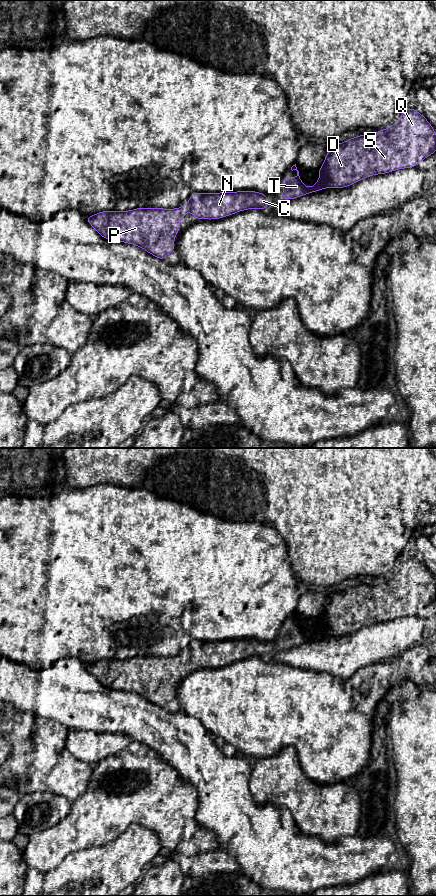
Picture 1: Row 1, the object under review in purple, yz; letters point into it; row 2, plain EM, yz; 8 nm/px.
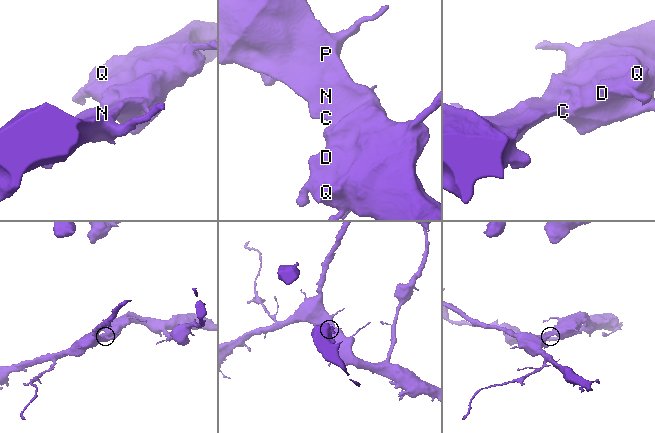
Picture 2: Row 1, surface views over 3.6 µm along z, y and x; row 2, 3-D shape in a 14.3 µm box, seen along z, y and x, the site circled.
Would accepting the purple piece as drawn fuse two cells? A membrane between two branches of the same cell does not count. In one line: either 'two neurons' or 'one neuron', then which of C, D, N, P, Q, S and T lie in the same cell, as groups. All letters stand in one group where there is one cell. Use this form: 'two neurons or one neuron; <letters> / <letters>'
one neuron; C D N P Q S T

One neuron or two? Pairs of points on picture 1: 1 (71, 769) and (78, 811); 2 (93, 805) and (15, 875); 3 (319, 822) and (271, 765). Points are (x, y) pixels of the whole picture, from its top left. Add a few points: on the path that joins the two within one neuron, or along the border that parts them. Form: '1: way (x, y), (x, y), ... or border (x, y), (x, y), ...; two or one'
1: border (88, 778), (85, 789), (70, 802); two
2: border (22, 853), (23, 859), (28, 866); two
3: way (313, 808), (284, 779); one

